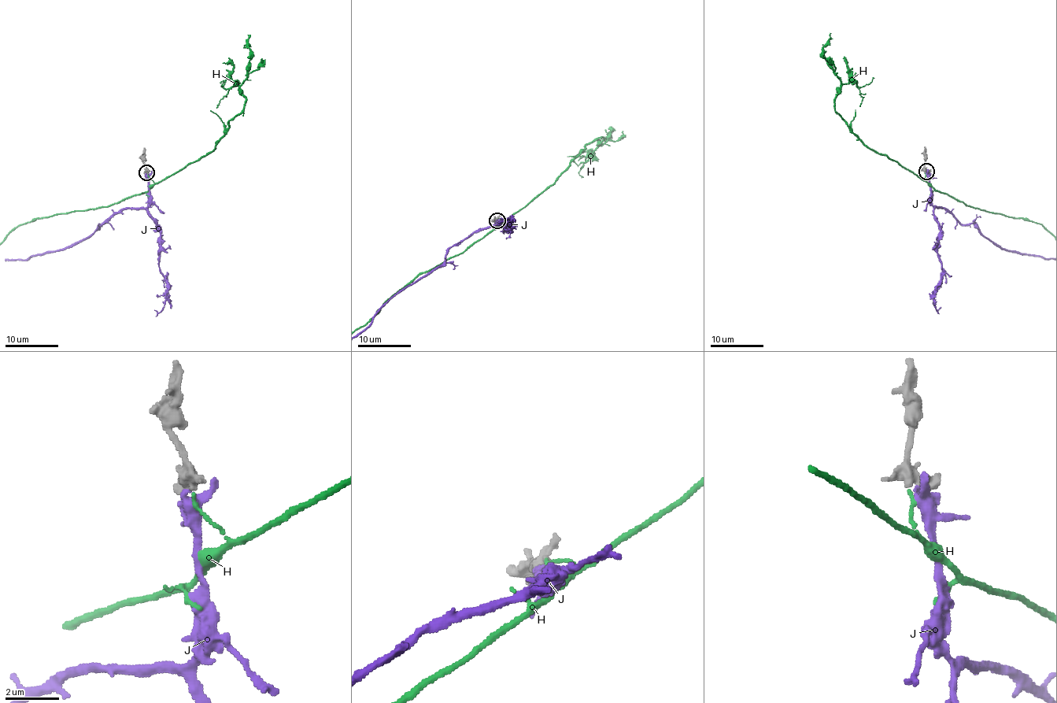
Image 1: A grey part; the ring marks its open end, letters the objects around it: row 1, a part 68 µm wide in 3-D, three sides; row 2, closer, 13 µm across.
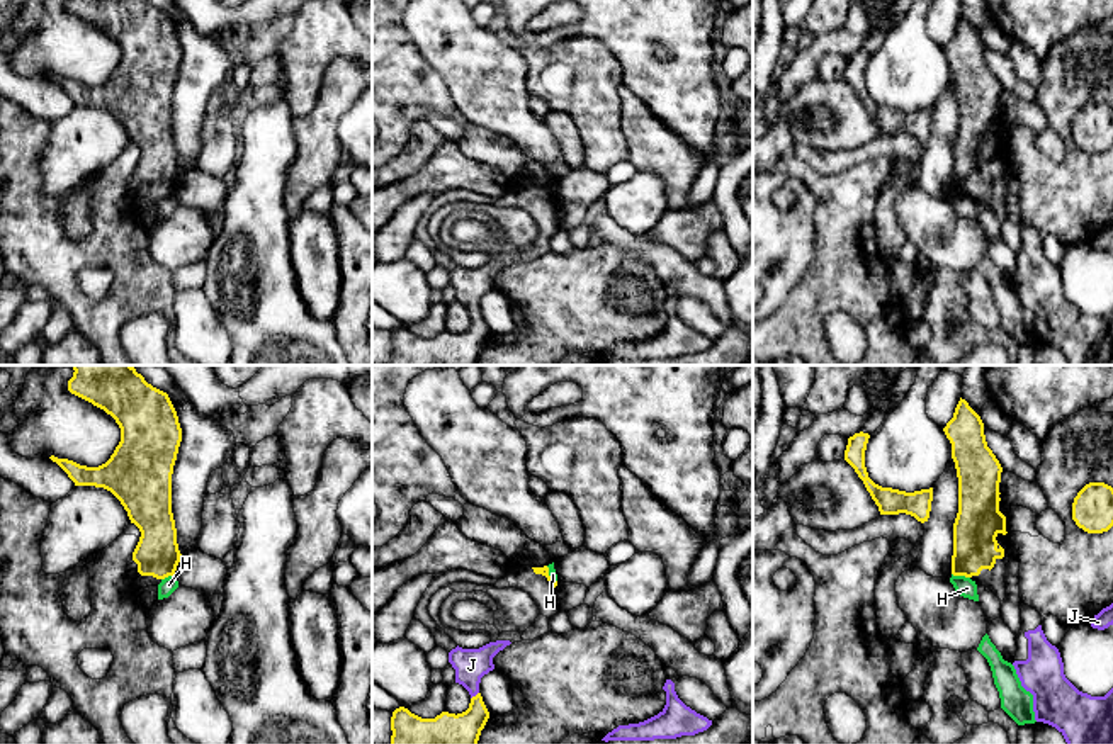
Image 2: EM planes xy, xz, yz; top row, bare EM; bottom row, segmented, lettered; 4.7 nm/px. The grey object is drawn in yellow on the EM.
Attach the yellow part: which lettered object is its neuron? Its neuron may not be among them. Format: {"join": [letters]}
{"join": ["J"]}

